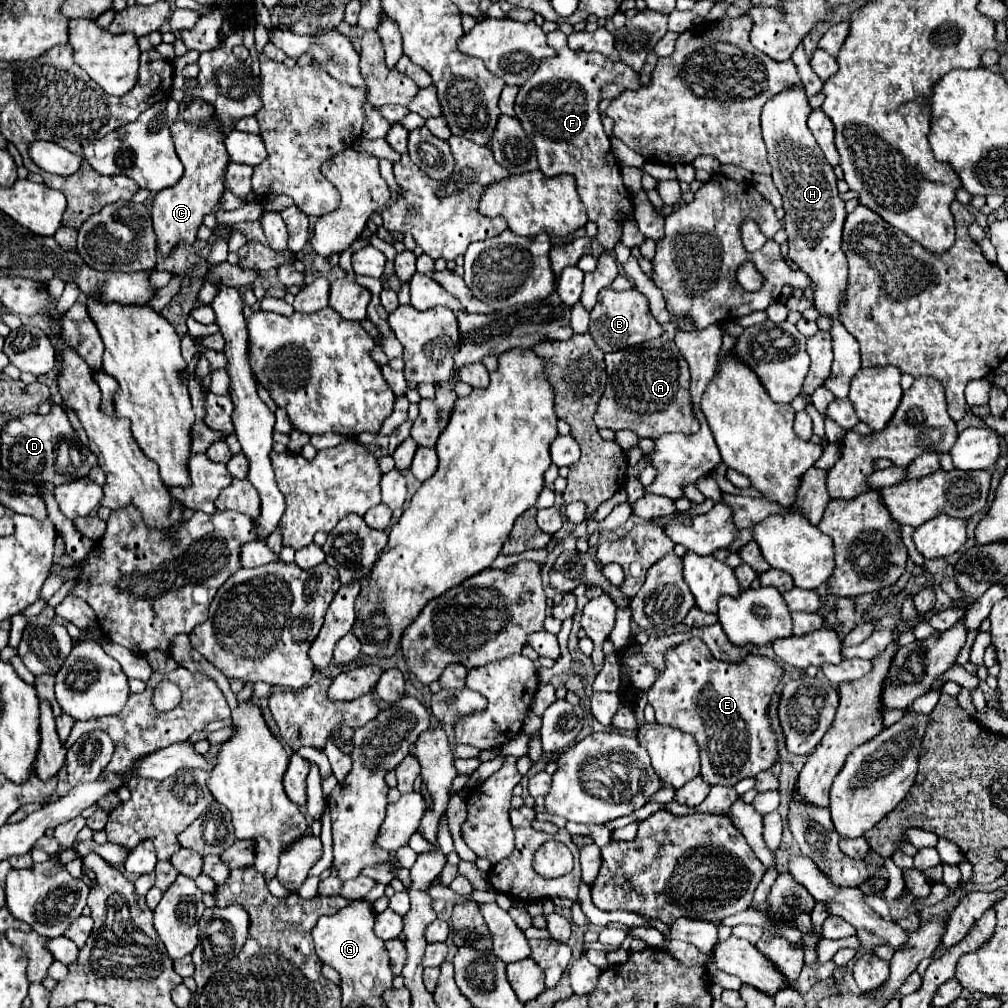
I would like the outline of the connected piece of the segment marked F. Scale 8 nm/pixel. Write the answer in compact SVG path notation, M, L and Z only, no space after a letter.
M552 31L548 35L548 45L556 49L556 57L542 59L538 71L520 87L518 97L516 97L516 119L520 121L522 129L532 137L532 143L536 147L538 155L538 165L540 171L546 177L556 177L560 173L570 173L576 177L578 183L578 195L582 203L586 205L588 219L598 225L596 239L604 247L604 251L614 251L614 247L622 239L622 229L628 221L634 221L632 213L632 201L630 193L626 191L620 175L620 165L612 157L610 149L610 139L602 129L600 113L598 113L598 103L600 103L600 89L606 83L624 83L624 89L638 89L640 81L638 75L626 67L624 63L612 63L600 53L586 53L586 51L572 51L566 45L566 35L562 31Z

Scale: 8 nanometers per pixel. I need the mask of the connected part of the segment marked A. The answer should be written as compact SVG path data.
M666 323L666 331L662 337L626 347L614 353L606 353L606 371L608 383L606 391L598 403L598 411L594 415L594 423L602 429L630 429L638 437L658 439L662 433L680 431L680 433L696 433L700 429L698 421L692 413L690 401L690 373L688 363L680 355L674 343L676 325Z

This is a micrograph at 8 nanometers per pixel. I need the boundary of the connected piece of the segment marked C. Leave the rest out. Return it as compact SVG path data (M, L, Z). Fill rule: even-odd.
M176 121L170 127L176 153L184 163L184 175L172 187L166 187L156 193L152 199L152 225L156 233L156 247L162 257L170 257L178 243L192 245L196 241L196 231L202 225L206 213L214 211L222 197L224 171L228 167L228 151L224 147L222 135L218 135L218 123L208 123L206 127L194 127L186 121Z

